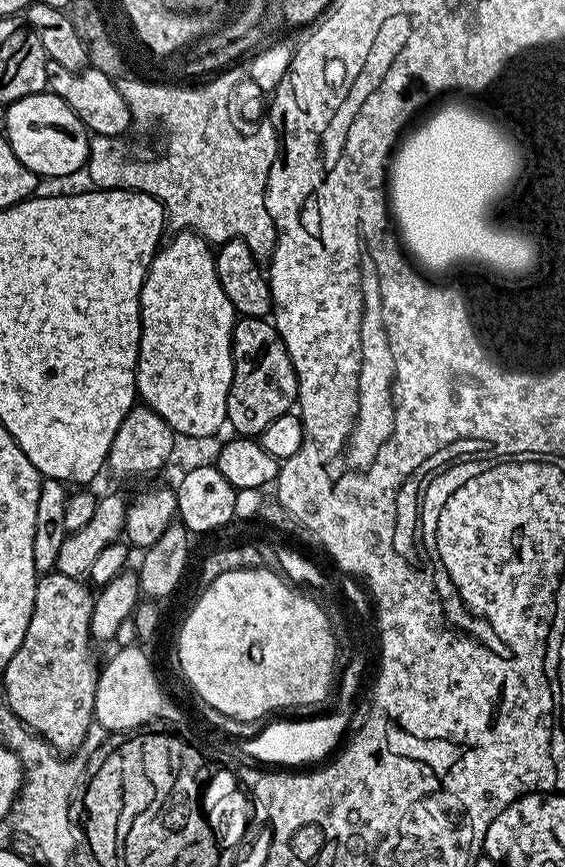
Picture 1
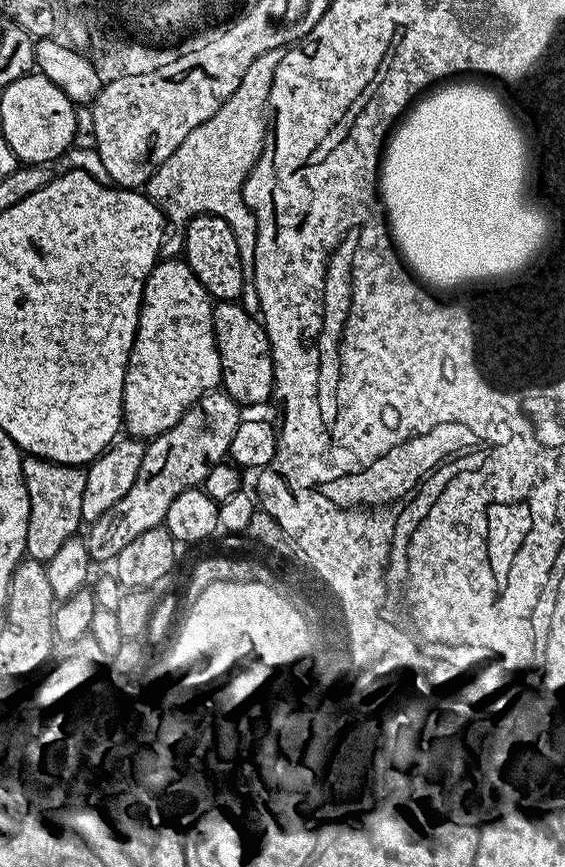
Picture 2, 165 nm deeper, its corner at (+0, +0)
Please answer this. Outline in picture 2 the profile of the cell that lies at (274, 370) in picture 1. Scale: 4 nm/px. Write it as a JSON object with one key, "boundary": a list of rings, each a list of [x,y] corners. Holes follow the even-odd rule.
{"boundary":[[[222,300],[212,310],[212,329],[216,348],[220,351],[220,384],[237,406],[264,404],[274,396],[272,351],[263,323],[255,315],[252,317],[242,305],[240,302]]]}

